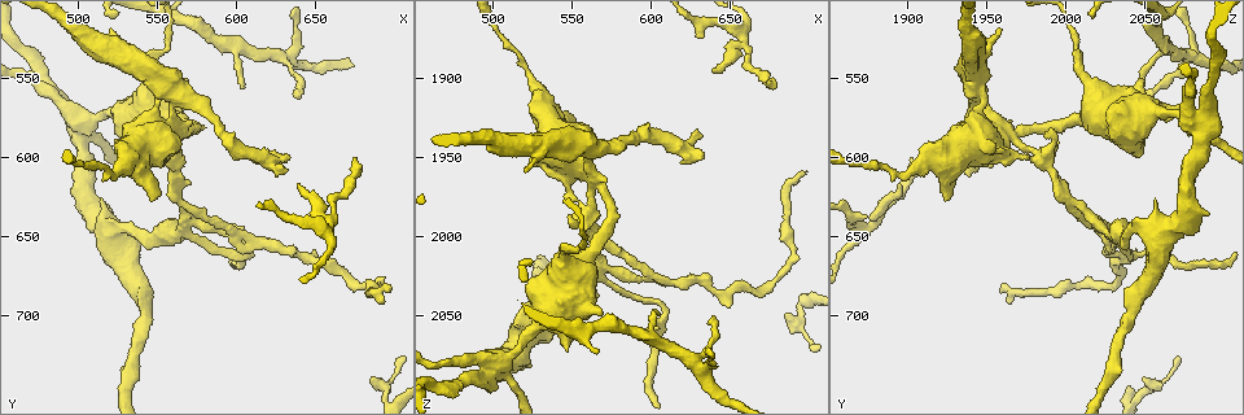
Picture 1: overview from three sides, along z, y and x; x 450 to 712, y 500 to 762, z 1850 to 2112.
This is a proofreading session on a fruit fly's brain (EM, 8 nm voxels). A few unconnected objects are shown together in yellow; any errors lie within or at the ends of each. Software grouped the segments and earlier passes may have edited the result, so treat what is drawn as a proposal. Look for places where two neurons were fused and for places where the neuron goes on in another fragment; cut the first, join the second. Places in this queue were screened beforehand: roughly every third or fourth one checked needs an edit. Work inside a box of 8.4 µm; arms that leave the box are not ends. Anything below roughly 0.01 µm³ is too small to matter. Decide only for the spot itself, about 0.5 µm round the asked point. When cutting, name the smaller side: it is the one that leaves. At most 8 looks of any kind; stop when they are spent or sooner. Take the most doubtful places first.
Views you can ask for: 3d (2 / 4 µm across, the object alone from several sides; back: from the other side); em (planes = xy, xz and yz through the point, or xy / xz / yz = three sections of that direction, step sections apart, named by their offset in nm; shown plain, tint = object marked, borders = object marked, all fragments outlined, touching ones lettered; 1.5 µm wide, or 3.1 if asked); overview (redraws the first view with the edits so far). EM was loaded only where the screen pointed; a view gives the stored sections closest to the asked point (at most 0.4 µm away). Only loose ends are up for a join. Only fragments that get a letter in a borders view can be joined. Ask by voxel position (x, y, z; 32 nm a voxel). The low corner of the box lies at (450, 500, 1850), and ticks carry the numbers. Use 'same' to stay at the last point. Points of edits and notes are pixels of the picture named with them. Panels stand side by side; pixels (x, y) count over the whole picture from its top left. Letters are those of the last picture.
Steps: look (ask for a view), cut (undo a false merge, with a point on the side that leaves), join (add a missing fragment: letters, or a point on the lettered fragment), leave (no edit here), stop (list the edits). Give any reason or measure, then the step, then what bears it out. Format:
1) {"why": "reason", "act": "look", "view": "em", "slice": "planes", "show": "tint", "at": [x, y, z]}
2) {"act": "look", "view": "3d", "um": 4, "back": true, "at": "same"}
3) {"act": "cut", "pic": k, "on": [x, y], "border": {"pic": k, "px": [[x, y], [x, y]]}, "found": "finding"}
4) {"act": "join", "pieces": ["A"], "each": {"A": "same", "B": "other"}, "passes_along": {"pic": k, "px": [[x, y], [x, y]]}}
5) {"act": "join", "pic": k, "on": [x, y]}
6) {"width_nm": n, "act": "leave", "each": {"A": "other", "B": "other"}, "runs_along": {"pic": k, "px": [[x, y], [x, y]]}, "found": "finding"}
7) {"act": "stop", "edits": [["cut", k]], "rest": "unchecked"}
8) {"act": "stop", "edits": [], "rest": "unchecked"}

{"why": "sudden change in width", "act": "look", "view": "em", "slice": "xz", "step": 4, "show": "tint", "at": [562, 648, 2028]}

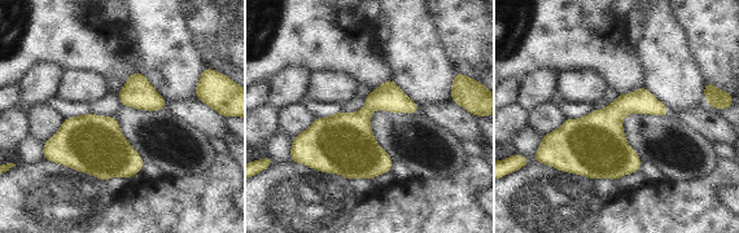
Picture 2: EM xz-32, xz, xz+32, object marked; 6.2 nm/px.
{"act": "look", "view": "em", "slice": "planes", "show": "borders", "at": "same"}

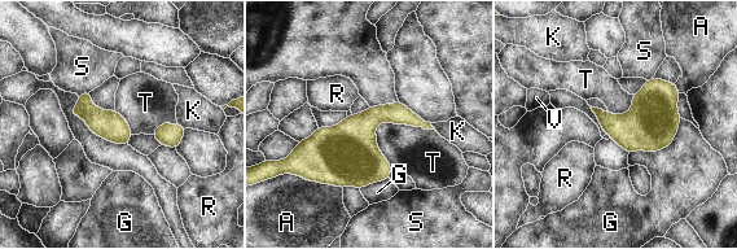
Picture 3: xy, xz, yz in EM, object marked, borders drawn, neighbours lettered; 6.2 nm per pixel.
{"act": "leave", "each": {"A": "other", "G": "other", "K": "other", "R": "other", "S": "other", "T": "other", "V": "other"}, "border": {"pic": 3, "px": [[434, 129], [380, 122], [376, 144]]}, "found": "all the same neuron"}

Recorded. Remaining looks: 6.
{"why": "an open end", "act": "look", "view": "3d", "um": 2, "at": [604, 558, 2046]}

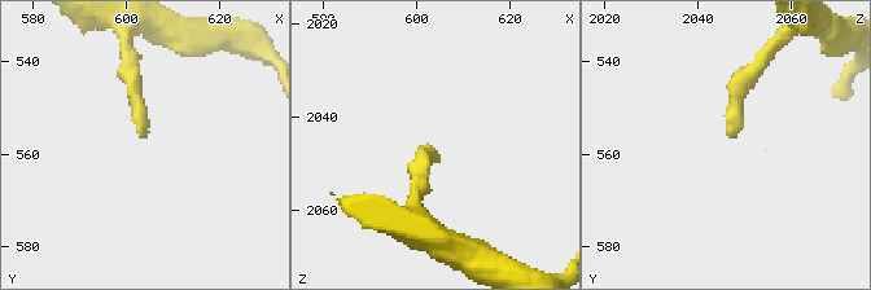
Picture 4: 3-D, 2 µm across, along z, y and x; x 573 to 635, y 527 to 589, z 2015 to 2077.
{"why": "need the tissue", "act": "look", "view": "em", "slice": "xy", "step": 8, "show": "tint", "at": [604, 556, 2047]}

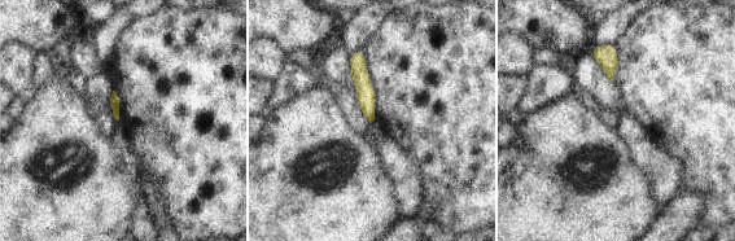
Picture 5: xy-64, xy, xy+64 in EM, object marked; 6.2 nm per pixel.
{"why": "cut it another way", "act": "look", "view": "em", "slice": "planes", "show": "borders", "at": "same"}

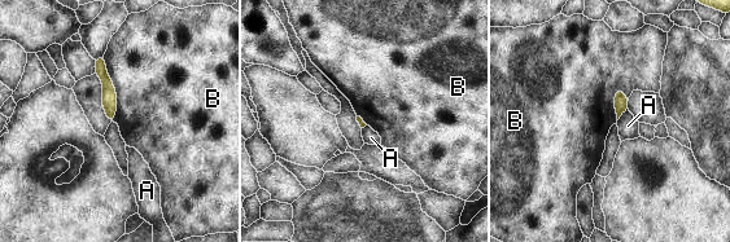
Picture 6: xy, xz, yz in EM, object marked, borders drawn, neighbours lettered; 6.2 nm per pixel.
{"longest_contact_nm": ["B", 420], "act": "leave", "each": {"A": "other", "B": "other"}, "found": "none of them fits"}

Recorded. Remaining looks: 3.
{"why": "free end", "act": "look", "view": "em", "slice": "planes", "show": "borders", "at": [674, 602, 1900]}

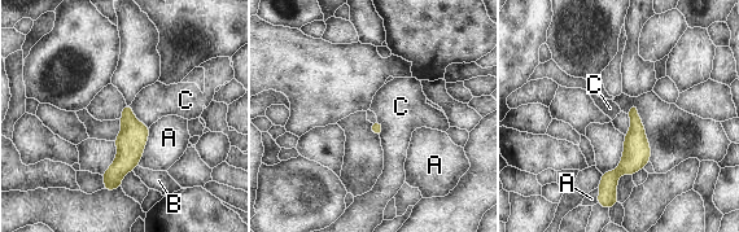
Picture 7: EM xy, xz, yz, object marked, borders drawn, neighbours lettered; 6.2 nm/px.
{"longest_contact_nm": ["A", 260], "act": "leave", "each": {"A": "other", "B": "other", "C": "other"}, "border": {"pic": 7, "px": [[130, 104], [134, 114], [149, 127]]}, "found": "no lettered fragment goes on from it"}

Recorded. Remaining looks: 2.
{"act": "stop", "edits": [], "rest": "unchecked"}

